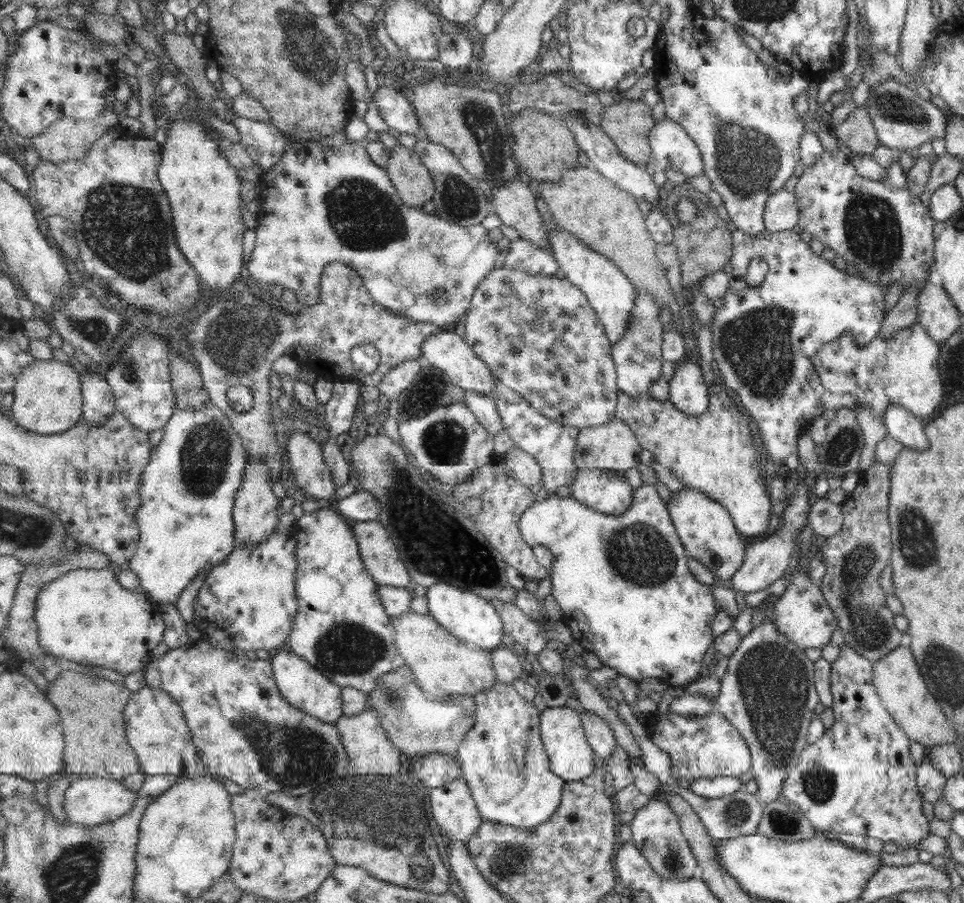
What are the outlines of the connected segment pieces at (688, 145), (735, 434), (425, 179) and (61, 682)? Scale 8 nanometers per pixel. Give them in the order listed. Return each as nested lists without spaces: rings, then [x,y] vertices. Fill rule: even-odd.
[[[657,121],[650,130],[653,159],[667,170],[679,170],[688,178],[705,174],[702,155],[694,138],[678,122]]]
[[[718,380],[713,381],[709,389],[710,406],[705,413],[699,416],[685,414],[670,399],[657,400],[649,395],[633,398],[621,390],[618,394],[616,416],[635,431],[641,447],[653,454],[655,462],[667,467],[683,486],[700,490],[701,493],[707,494],[707,498],[715,498],[715,502],[723,502],[723,506],[727,506],[727,510],[731,510],[730,517],[733,519],[735,530],[739,535],[750,537],[761,534],[767,528],[771,498],[765,489],[764,480],[761,480],[761,476],[759,476],[759,464],[755,460],[755,450],[751,446],[751,436],[749,436],[747,424],[745,424],[743,416],[735,410],[733,400],[729,400],[729,396],[723,392]]]
[[[393,147],[386,172],[406,205],[422,208],[434,198],[434,178],[413,148]]]
[[[67,670],[67,672],[59,674],[59,678],[48,686],[47,692],[49,694],[47,696],[51,698],[51,702],[55,702],[55,706],[59,706],[59,714],[63,714],[63,728],[65,728],[65,738],[67,738],[67,746],[65,746],[66,773],[81,779],[109,778],[109,780],[121,782],[128,776],[142,772],[142,767],[139,766],[140,758],[137,758],[138,753],[131,746],[125,722],[123,722],[123,712],[125,712],[125,706],[131,698],[131,692],[123,684]]]

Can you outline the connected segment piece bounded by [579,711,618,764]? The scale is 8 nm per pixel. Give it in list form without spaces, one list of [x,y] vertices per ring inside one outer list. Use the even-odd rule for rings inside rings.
[[[585,711],[579,718],[581,718],[587,740],[593,747],[595,756],[601,758],[603,764],[606,764],[606,761],[618,748],[618,740],[614,735],[614,730],[607,725],[603,718],[590,711]]]

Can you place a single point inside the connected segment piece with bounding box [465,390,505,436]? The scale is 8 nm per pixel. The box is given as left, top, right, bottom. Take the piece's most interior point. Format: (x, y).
(484, 406)

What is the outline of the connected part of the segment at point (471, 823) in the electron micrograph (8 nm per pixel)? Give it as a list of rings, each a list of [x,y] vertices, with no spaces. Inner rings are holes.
[[[464,778],[431,789],[431,798],[438,832],[453,840],[468,843],[485,821]]]

